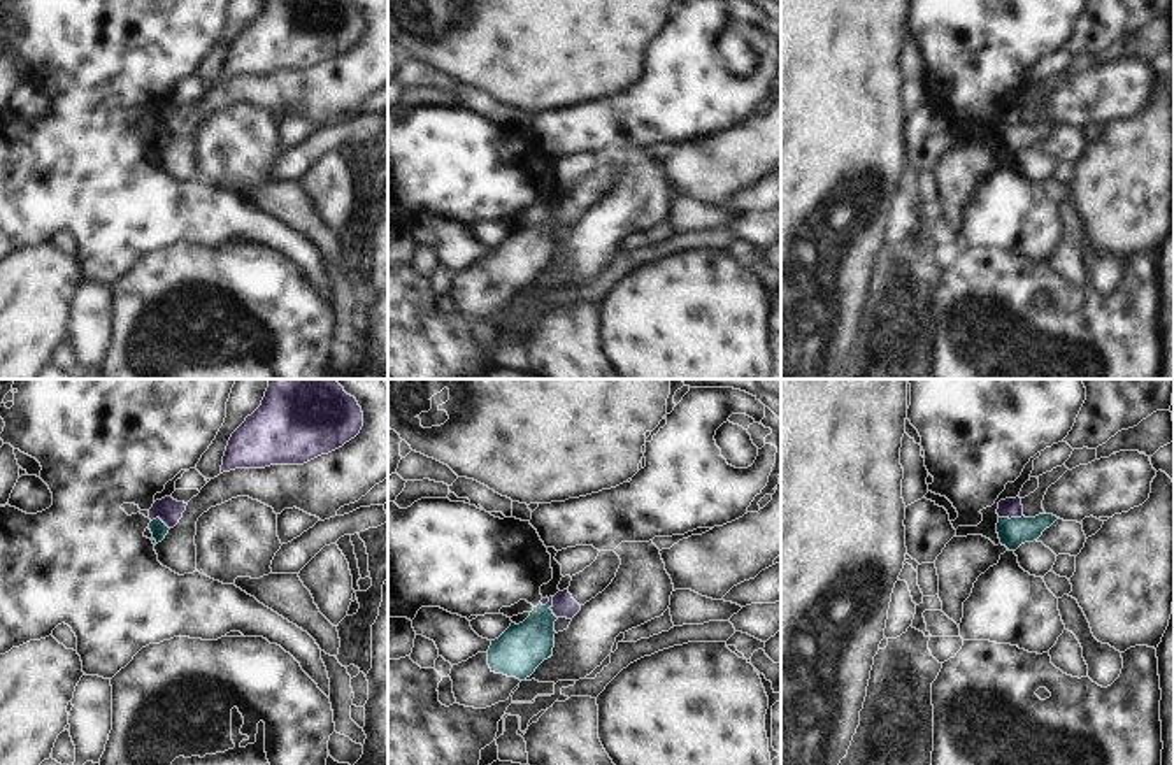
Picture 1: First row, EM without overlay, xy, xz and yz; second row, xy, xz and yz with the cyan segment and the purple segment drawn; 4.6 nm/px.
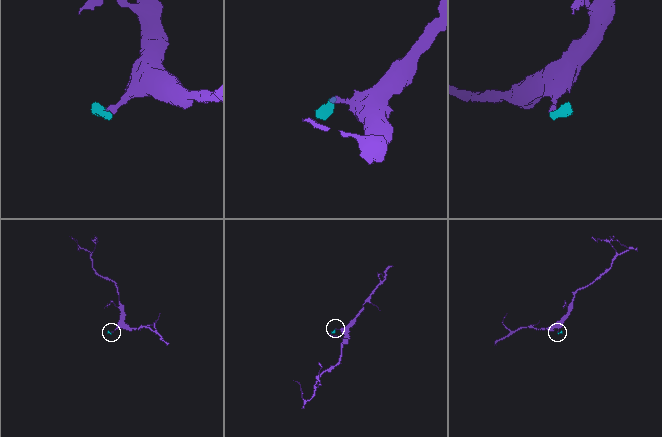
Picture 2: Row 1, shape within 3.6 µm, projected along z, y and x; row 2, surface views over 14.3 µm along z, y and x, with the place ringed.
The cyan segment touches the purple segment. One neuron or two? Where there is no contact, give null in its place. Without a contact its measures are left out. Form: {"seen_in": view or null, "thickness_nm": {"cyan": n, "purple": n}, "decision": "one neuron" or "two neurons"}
{"seen_in": "xz", "thickness_nm": {"cyan": 220, "purple": 110}, "decision": "two neurons"}

